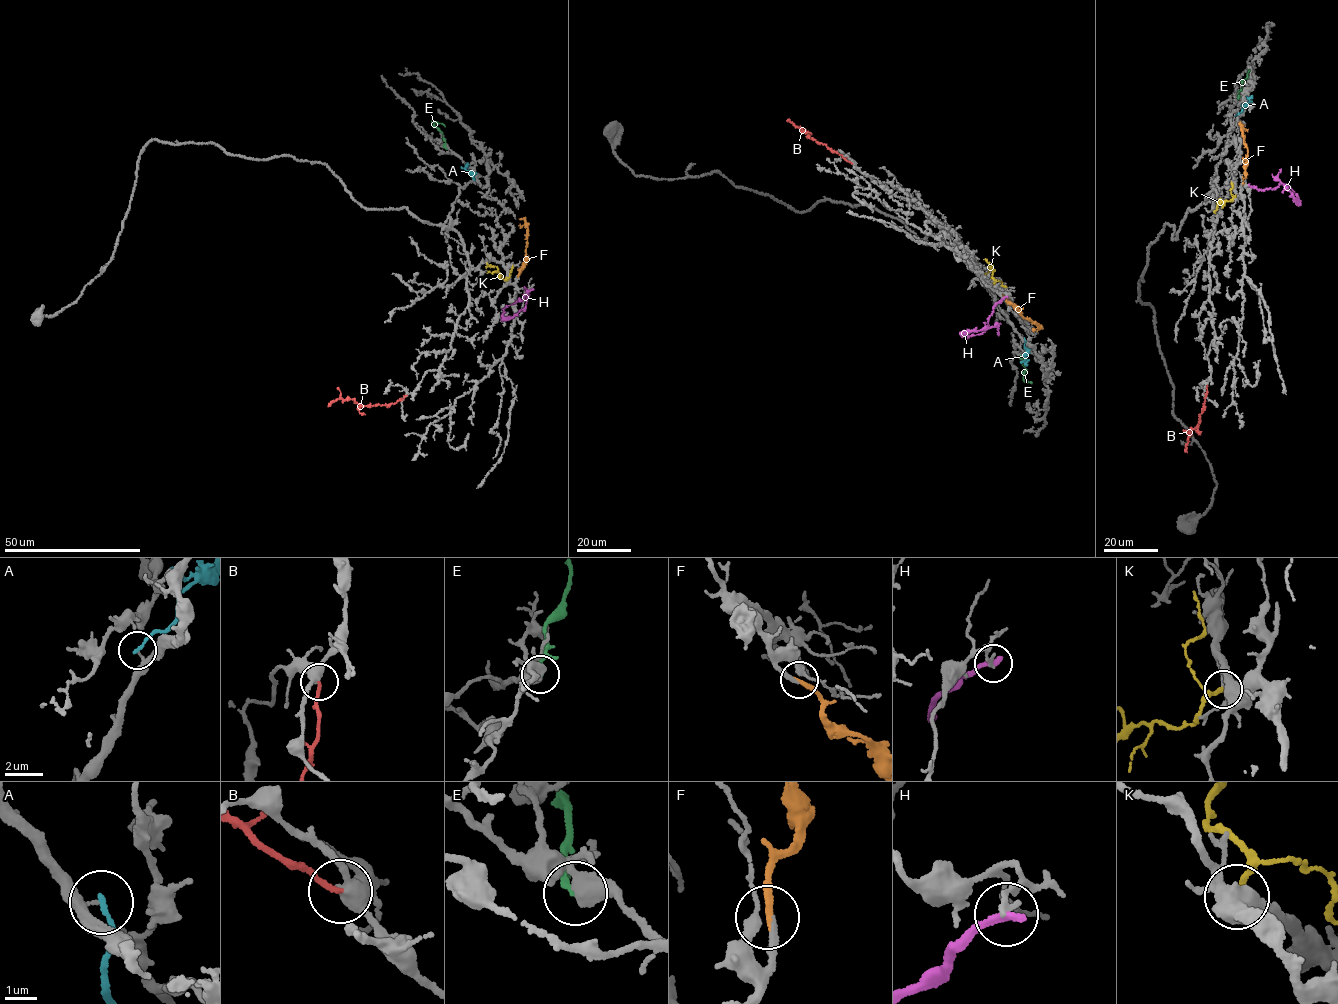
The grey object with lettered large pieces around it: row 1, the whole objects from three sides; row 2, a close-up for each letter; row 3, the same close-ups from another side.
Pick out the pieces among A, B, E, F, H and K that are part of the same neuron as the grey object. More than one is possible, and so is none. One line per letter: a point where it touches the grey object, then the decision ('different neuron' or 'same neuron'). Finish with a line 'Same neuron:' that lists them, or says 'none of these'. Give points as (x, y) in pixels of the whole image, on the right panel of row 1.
A: contact (1236, 115); different neuron
B: contact (1207, 384); same neuron
E: contact (1238, 99); different neuron
F: contact (1243, 183); same neuron
H: contact (1249, 185); different neuron
K: contact (1235, 196); different neuron
Same neuron: B, F

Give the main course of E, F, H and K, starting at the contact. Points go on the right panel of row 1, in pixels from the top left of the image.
E: (1238, 99), (1242, 80), (1249, 71)
F: (1243, 183), (1247, 148), (1240, 124), (1244, 125)
H: (1249, 185), (1260, 189), (1280, 184), (1288, 186), (1297, 195), (1297, 202), (1277, 176), (1281, 169)
K: (1235, 196), (1228, 201), (1219, 199), (1225, 203)

